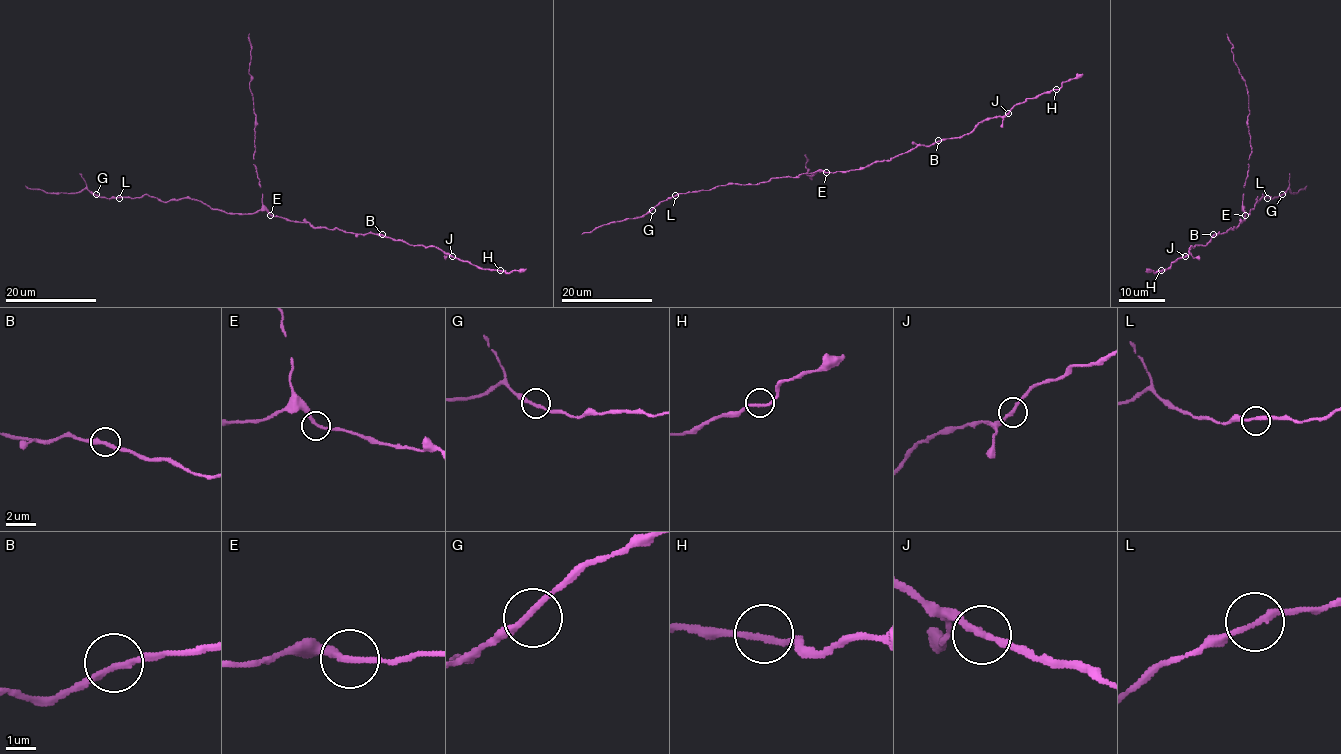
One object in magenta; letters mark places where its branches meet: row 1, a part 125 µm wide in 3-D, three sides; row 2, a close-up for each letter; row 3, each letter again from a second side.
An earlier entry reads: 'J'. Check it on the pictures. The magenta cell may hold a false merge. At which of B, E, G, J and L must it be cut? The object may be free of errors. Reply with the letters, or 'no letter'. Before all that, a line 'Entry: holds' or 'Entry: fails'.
Entry: holds
J

